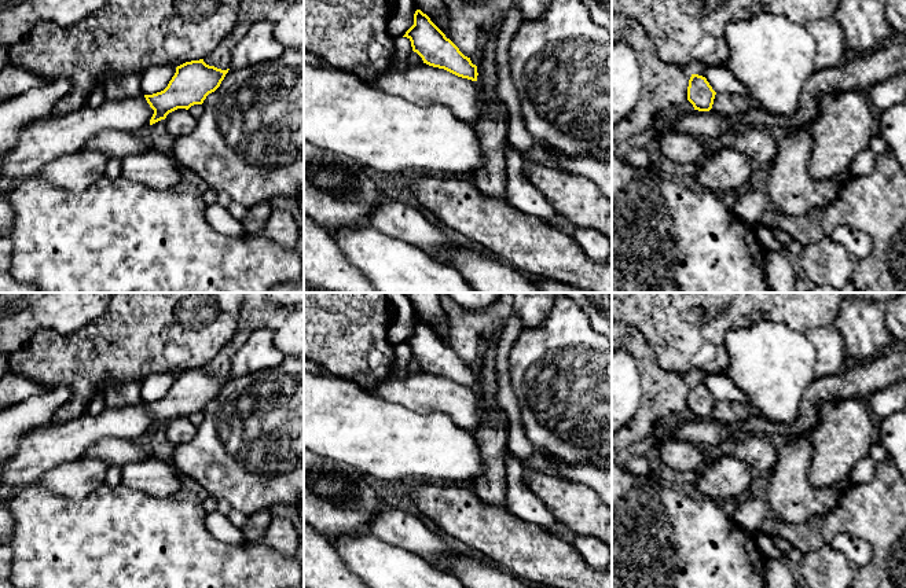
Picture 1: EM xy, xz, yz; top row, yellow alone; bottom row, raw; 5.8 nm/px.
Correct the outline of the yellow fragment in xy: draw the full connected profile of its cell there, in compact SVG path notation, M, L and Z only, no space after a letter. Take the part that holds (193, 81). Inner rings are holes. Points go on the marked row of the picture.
M203 59L177 66L164 91L144 95L154 110L150 125L165 120L169 113L177 109L188 110L194 104L202 104L206 96L220 87L228 70L209 66Z

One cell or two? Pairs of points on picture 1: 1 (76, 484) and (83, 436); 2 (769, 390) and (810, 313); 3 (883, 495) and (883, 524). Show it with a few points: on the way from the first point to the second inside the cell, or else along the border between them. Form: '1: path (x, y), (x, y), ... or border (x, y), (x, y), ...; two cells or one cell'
1: border (80, 458), (72, 462), (62, 462), (50, 470); two cells
2: border (770, 320), (778, 320), (804, 334); two cells
3: path (883, 502), (883, 517); one cell

